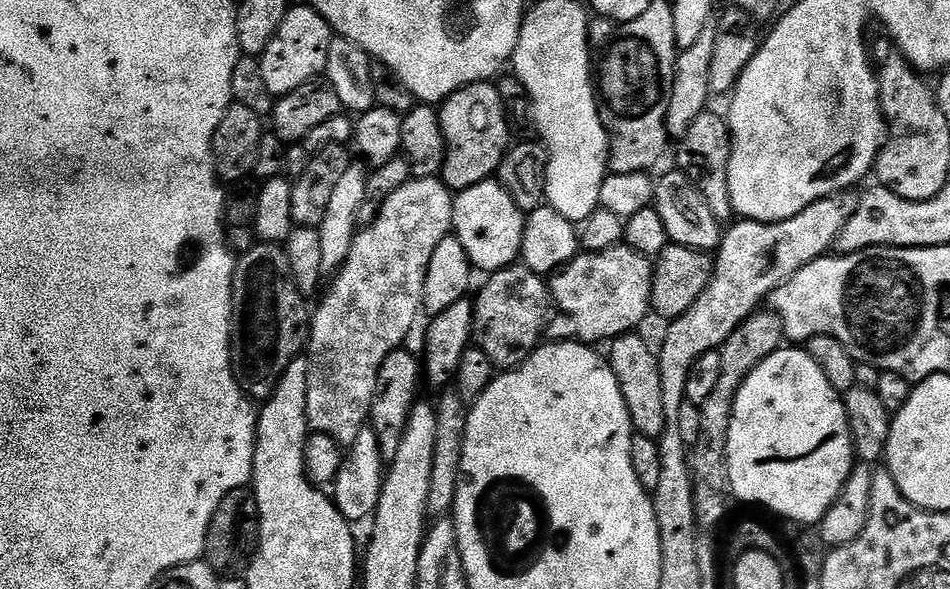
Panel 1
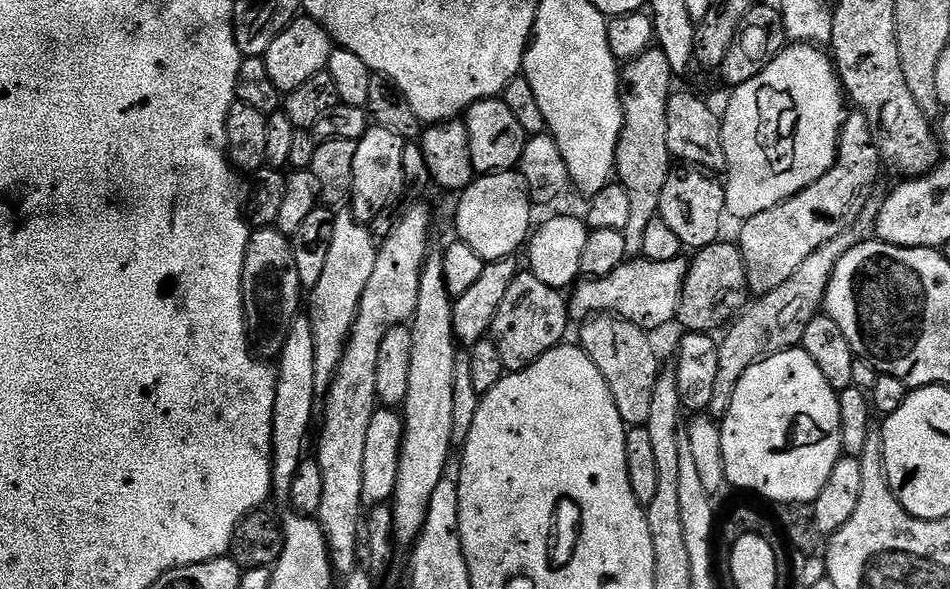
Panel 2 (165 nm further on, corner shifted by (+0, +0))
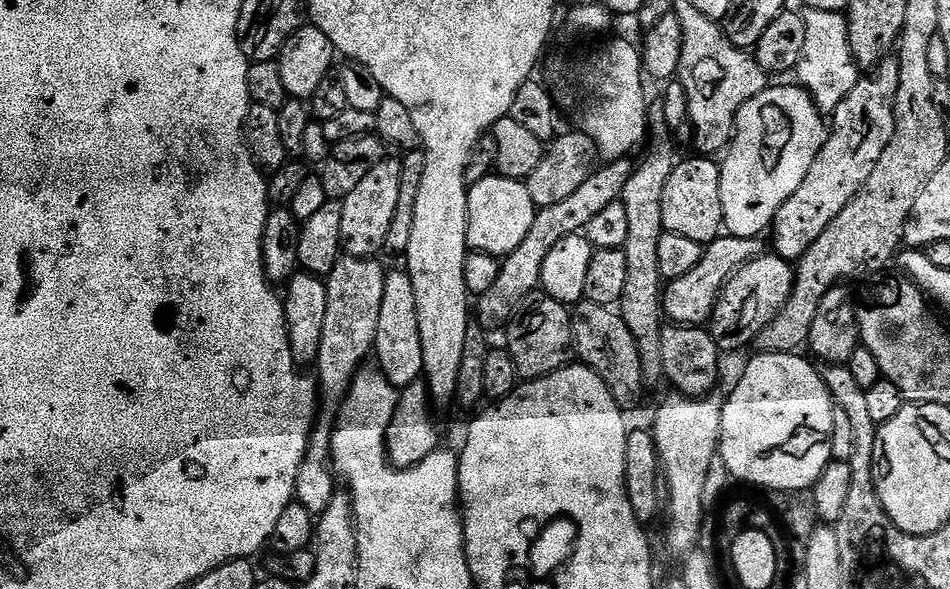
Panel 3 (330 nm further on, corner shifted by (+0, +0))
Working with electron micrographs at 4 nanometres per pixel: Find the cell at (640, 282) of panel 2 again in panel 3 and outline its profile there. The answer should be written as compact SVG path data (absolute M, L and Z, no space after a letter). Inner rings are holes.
M721 234L717 240L712 241L704 250L702 262L690 270L690 274L683 278L671 281L662 292L662 312L671 323L674 324L694 324L704 326L711 321L712 311L716 305L716 300L720 296L720 291L724 289L726 283L733 274L741 268L746 261L752 260L756 256L765 255L763 239L738 238Z

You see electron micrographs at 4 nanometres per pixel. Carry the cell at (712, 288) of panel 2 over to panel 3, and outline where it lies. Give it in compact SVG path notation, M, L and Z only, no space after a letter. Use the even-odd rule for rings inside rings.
M775 254L756 256L748 260L724 283L716 300L710 321L710 331L721 353L736 352L755 341L756 336L786 306L796 281L795 267Z

